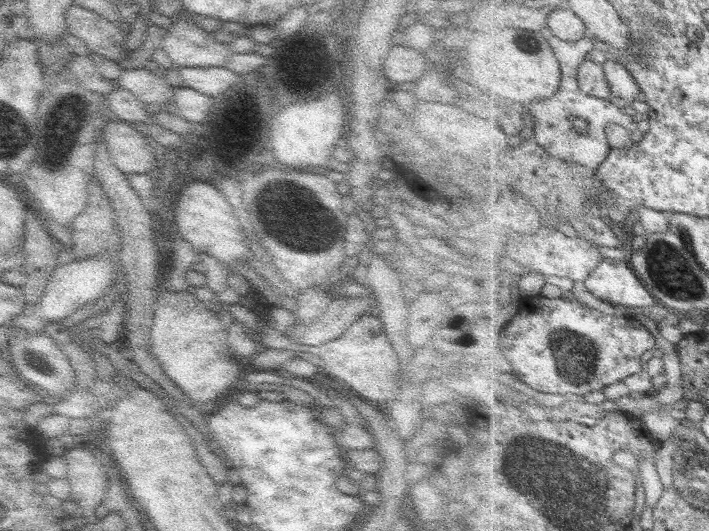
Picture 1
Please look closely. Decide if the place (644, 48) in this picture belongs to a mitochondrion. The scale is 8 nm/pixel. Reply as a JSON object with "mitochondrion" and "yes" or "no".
{"mitochondrion":"yes"}

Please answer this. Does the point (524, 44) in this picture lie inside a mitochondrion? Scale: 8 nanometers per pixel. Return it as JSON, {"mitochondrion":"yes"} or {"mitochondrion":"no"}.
{"mitochondrion":"yes"}

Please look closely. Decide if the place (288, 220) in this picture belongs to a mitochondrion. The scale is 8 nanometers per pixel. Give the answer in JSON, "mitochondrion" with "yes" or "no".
{"mitochondrion":"yes"}

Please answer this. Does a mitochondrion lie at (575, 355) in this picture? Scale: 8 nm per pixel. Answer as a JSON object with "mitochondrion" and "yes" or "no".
{"mitochondrion":"yes"}

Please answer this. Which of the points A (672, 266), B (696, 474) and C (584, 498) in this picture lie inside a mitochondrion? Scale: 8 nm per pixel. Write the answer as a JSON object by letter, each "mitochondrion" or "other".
{"A":"mitochondrion","B":"mitochondrion","C":"mitochondrion"}

